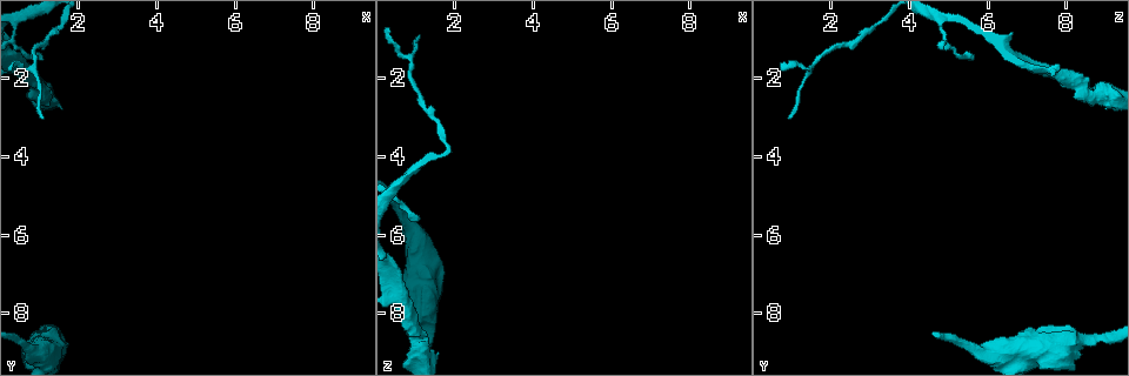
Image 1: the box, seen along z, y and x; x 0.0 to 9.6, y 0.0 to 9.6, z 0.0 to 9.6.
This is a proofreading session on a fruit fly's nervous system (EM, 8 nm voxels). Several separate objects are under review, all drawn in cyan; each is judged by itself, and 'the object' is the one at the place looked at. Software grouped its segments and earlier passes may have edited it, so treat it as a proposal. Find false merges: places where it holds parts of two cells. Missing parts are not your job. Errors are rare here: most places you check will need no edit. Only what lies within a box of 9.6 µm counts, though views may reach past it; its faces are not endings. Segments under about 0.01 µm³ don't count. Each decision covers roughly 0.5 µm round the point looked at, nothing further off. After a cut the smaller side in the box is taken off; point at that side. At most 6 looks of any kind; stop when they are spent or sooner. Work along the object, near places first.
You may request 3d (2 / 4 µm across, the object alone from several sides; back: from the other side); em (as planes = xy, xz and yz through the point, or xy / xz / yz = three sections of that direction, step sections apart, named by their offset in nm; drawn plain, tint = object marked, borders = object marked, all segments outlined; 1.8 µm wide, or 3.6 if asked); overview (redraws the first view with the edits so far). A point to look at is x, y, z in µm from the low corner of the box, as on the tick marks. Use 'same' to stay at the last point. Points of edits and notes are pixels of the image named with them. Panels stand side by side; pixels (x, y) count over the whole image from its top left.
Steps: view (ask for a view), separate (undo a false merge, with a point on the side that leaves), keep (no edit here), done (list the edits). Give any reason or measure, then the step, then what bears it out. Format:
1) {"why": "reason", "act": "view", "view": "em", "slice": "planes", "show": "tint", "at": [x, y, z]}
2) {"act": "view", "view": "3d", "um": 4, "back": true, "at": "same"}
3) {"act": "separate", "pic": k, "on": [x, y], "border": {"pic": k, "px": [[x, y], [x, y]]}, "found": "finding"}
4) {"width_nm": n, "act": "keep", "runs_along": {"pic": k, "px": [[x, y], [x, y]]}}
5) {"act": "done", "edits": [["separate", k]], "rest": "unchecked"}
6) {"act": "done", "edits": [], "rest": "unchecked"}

{"act": "view", "view": "em", "slice": "planes", "show": "tint", "at": [1.30, 8.70, 8.45]}

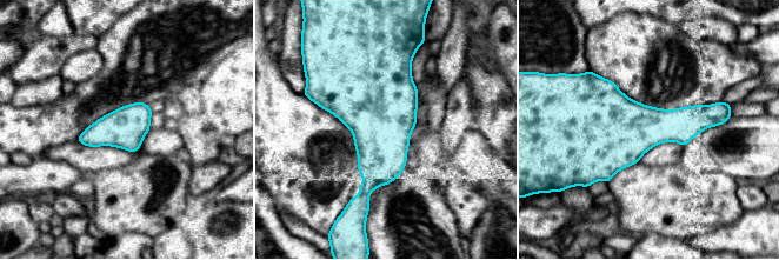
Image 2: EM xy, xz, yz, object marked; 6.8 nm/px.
{"act": "keep", "found": "continuous, no second cell"}

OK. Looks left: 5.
{"why": "sharp bend", "act": "view", "view": "em", "um": 3.6, "slice": "xy", "step": 4, "show": "tint", "at": [0.90, 1.70, 1.55]}

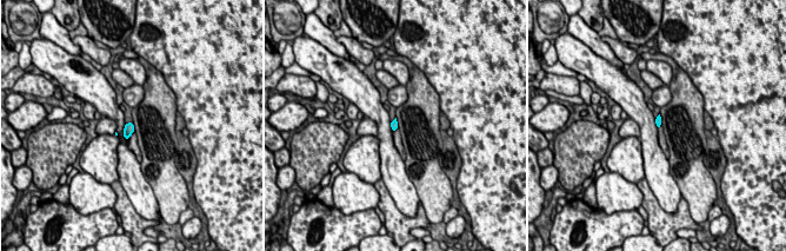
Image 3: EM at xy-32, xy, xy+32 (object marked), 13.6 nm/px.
{"act": "keep", "found": "one cell here"}

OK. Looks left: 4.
{"why": "thick turns thin", "act": "view", "view": "3d", "um": 2, "at": [0.65, 1.80, 7.45]}

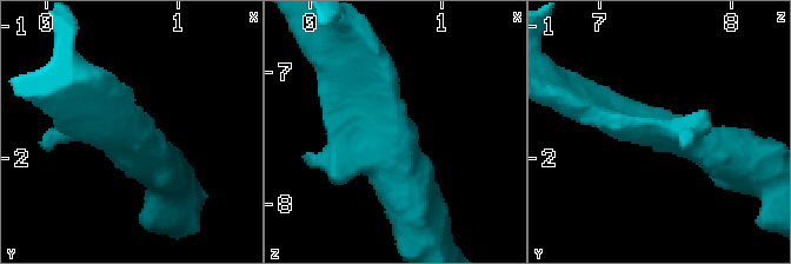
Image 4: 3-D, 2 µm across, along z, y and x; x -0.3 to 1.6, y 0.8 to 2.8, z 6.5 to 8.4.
{"act": "view", "view": "em", "um": 3.6, "slice": "planes", "show": "plain", "at": [0.64, 1.82, 7.46]}

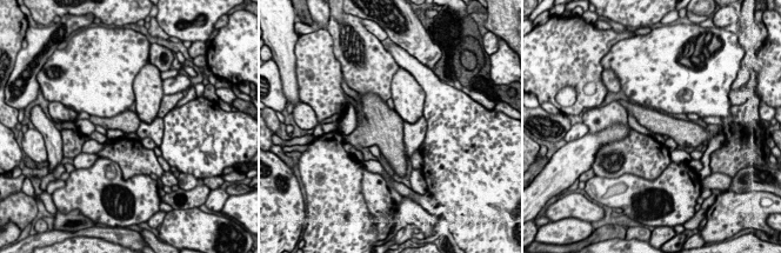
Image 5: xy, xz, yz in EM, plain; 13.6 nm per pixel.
{"why": "where the object lies", "act": "view", "view": "em", "um": 3.6, "slice": "planes", "show": "tint", "at": "same"}

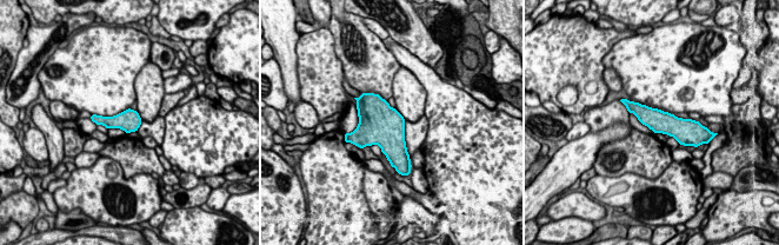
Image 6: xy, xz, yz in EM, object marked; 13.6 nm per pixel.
{"act": "keep", "runs_along": {"pic": 6, "px": [[628, 104], [659, 121], [690, 124]]}, "found": "all the same cell"}

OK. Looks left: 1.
{"act": "done", "edits": [], "rest": "unchecked"}

